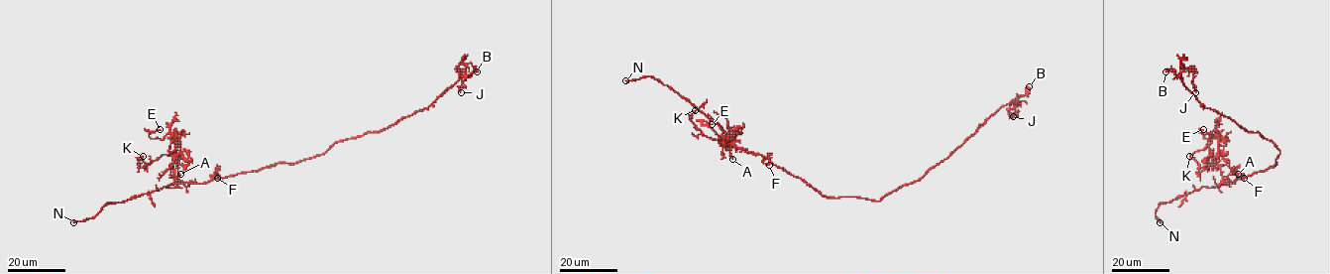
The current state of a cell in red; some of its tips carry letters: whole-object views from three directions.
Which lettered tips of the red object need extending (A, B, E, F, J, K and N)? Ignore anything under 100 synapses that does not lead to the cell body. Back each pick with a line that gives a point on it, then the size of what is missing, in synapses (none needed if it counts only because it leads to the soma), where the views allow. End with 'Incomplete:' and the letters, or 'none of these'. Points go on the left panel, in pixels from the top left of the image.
N: (73, 222)
Incomplete: N

